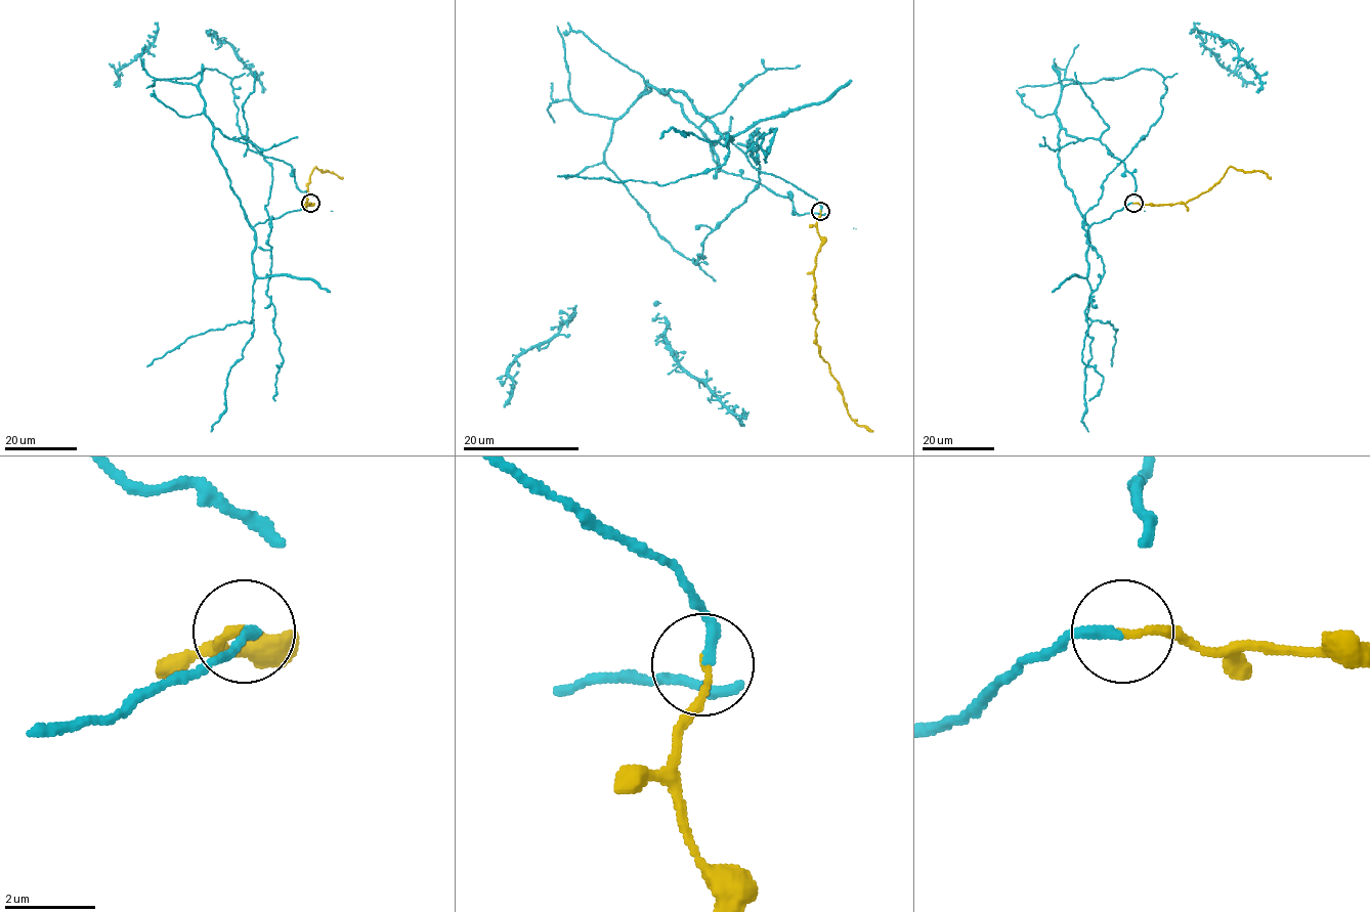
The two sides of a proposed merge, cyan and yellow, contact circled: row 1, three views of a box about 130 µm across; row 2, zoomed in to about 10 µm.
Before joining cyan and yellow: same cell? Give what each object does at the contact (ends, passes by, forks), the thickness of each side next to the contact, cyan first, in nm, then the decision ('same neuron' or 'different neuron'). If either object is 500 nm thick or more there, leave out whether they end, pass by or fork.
cyan ends there; yellow ends there; 240 nm thick on the cyan side, 180 nm on the other; same neuron

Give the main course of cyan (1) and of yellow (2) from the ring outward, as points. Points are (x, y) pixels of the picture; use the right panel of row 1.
1: (1133, 204), (1085, 221), (1059, 166), (1064, 86), (1154, 69), (1166, 87), (1083, 220), (1104, 271), (1088, 400)
2: (1133, 203), (1186, 204), (1209, 190), (1230, 167), (1245, 172), (1259, 171), (1271, 178)

